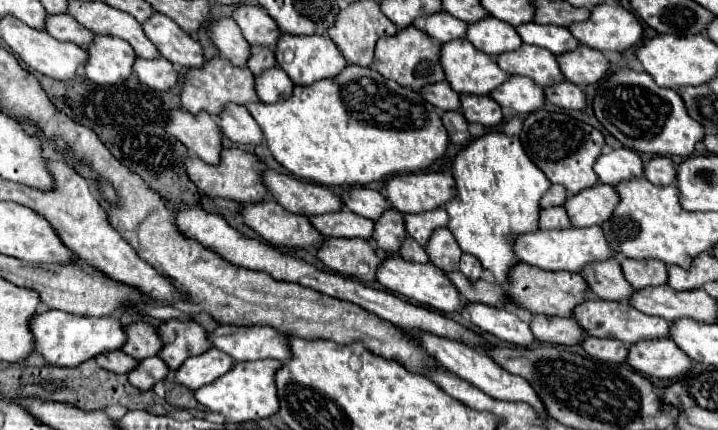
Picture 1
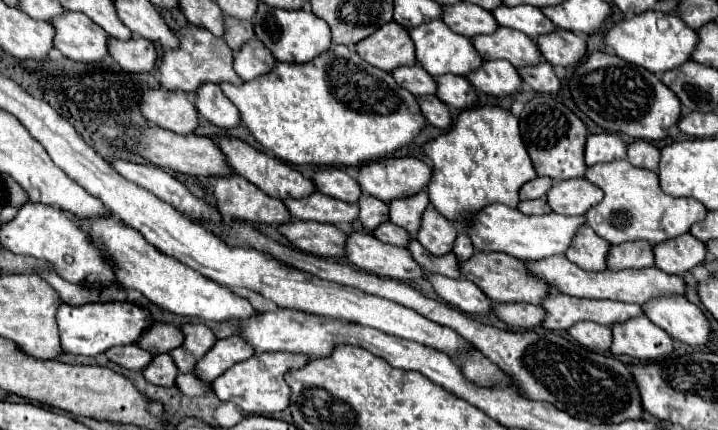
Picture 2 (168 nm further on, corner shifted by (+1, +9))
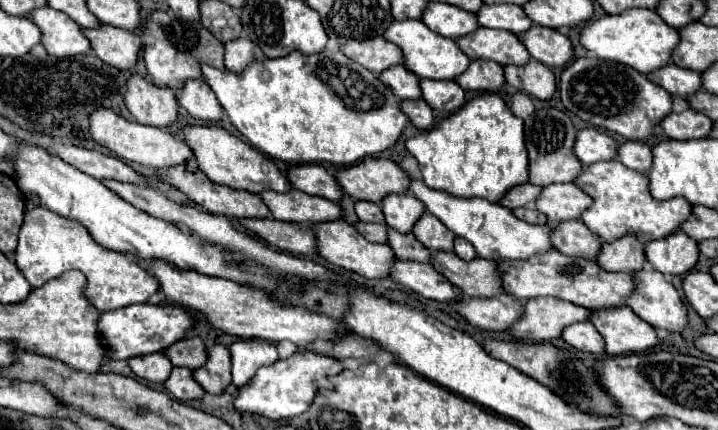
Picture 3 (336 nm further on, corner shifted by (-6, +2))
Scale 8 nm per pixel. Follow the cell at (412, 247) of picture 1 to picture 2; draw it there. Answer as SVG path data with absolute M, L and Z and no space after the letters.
M383 223L379 225L377 229L373 229L373 235L383 241L383 243L389 243L389 245L397 245L397 247L405 247L409 243L409 233L393 223Z

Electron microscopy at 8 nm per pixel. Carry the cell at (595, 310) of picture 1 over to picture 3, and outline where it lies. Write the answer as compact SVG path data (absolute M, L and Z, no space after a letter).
M532 298L526 304L526 314L512 326L518 340L546 342L560 338L564 328L576 322L590 322L592 310L576 306L560 298Z

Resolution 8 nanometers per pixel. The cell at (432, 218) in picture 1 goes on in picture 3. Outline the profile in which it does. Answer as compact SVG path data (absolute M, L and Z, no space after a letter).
M390 194L384 198L384 216L386 224L402 234L412 232L418 218L424 214L424 204L412 194Z

